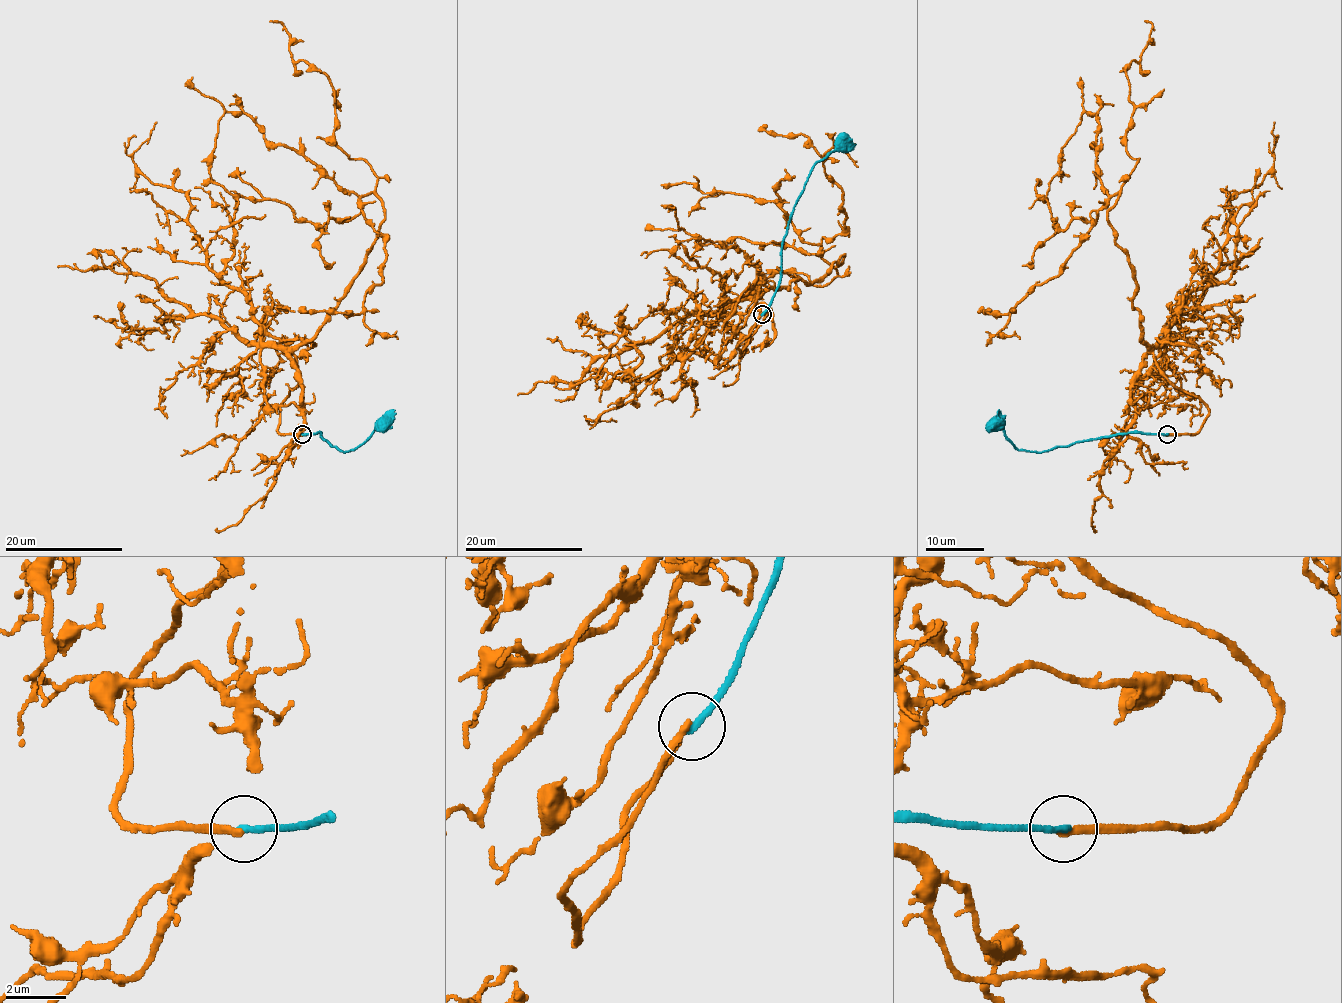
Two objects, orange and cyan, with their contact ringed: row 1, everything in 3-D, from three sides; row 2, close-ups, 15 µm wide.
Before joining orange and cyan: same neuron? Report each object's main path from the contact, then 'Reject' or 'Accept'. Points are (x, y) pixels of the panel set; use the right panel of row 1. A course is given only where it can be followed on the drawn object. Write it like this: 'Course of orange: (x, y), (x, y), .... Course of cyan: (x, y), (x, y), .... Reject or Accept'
Course of orange: (1166, 434), (1209, 409), (1141, 336), (1096, 113), (1059, 182). Course of cyan: (1166, 434), (1105, 435), (1041, 451), (1019, 450), (1005, 435), (1003, 421), (997, 410). Reject

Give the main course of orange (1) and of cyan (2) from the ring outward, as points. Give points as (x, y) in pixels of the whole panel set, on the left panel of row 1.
1: (301, 434), (278, 428), (300, 380), (292, 353), (357, 275), (383, 205), (243, 113), (219, 120), (215, 182)
2: (303, 434), (320, 432), (328, 443), (348, 451), (395, 410)

